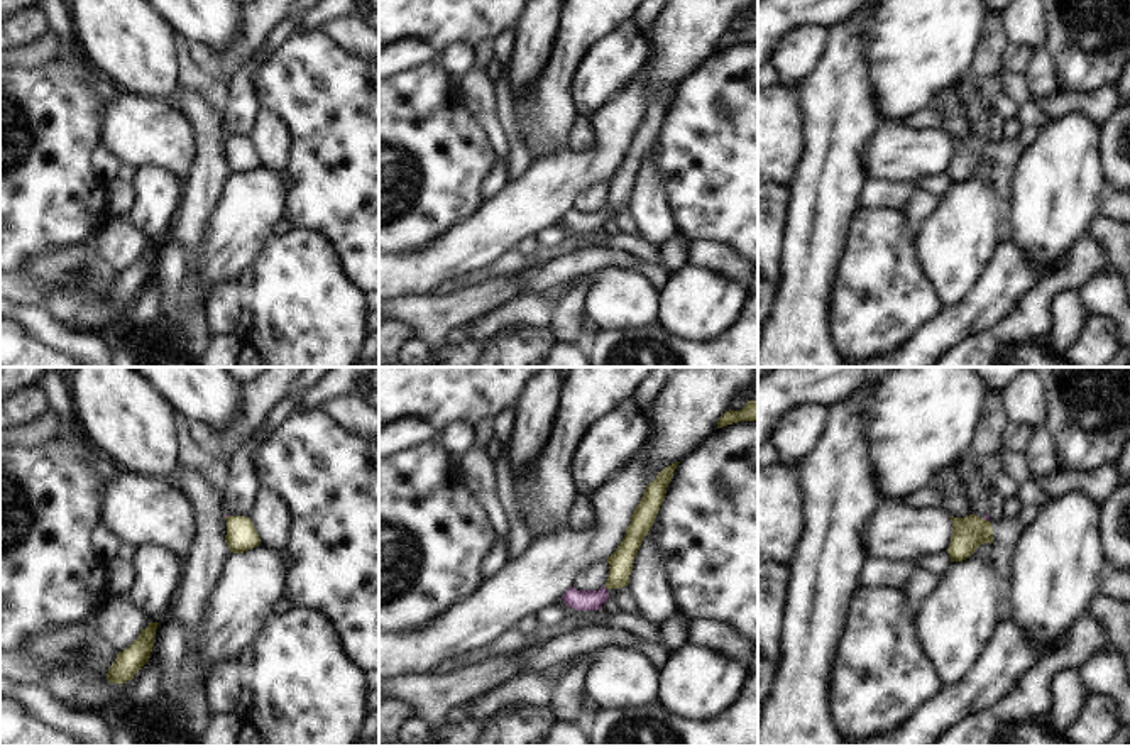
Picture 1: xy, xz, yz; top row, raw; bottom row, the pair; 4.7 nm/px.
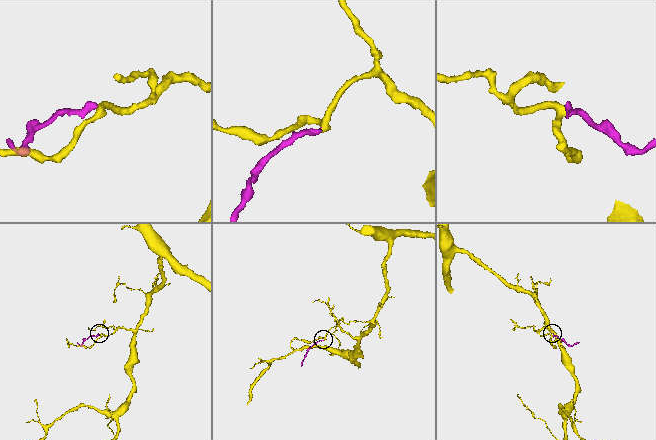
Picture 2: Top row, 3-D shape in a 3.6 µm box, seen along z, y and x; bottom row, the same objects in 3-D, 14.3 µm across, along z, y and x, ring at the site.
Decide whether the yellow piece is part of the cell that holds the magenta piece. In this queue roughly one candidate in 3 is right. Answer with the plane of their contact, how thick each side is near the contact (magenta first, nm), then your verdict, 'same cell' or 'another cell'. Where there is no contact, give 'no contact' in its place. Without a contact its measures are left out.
yz | 20/160 nm | another cell

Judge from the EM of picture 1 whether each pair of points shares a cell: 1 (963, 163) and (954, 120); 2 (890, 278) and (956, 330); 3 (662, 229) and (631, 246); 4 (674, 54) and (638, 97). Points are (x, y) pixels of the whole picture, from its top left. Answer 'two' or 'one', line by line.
1: two
2: two
3: two
4: two

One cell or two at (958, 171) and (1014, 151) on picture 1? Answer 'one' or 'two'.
one

